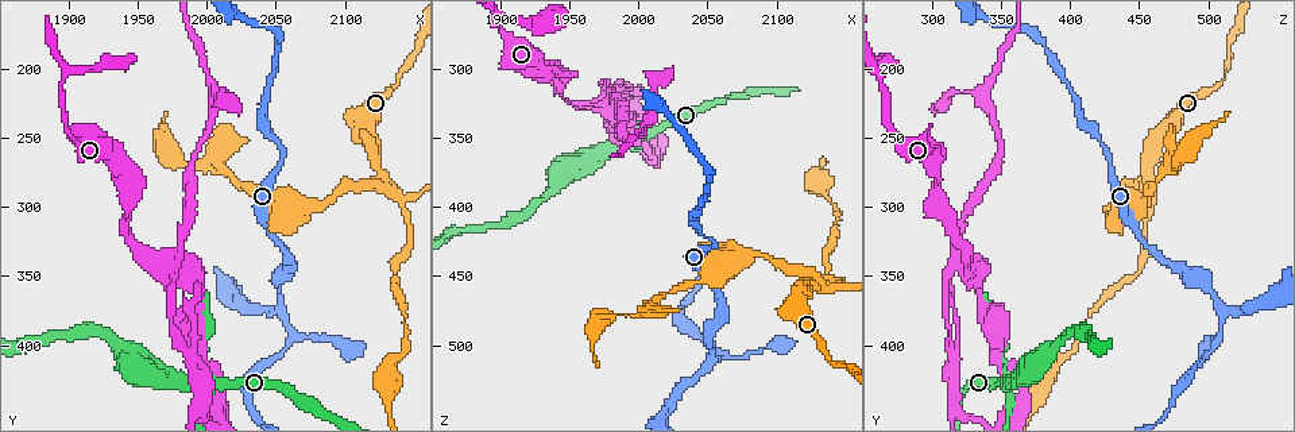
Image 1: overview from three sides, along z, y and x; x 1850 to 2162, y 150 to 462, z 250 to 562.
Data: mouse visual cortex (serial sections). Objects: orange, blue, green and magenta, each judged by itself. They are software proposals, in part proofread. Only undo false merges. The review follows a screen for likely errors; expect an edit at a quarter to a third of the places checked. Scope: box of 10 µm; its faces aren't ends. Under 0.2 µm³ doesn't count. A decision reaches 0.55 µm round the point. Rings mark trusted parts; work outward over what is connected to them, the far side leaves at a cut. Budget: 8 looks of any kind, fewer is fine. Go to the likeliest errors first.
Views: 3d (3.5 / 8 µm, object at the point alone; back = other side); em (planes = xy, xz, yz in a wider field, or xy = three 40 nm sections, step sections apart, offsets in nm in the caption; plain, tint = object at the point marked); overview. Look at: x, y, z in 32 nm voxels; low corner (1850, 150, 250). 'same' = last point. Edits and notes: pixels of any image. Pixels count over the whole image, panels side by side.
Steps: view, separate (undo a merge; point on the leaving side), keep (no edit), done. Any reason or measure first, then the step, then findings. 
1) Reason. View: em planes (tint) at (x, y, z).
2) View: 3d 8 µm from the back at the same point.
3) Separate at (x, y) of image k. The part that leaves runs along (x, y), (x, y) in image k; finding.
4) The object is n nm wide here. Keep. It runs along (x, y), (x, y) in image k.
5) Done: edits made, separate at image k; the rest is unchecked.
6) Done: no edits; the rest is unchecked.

A fork. View: 3d 3.5 µm at (2126, 278, 456).

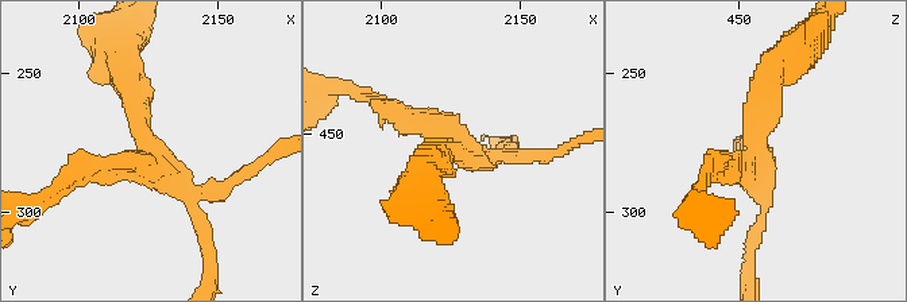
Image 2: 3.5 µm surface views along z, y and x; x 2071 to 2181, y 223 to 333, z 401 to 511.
3 arms meet here; the arms are 200, 250, 350 nm wide. View: em xy step 5 (tint) at (2127, 278, 455).

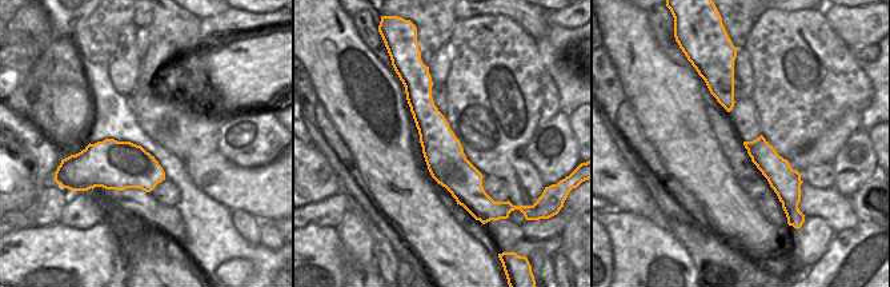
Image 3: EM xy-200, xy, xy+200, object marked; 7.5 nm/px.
Separate at (110, 171) of image 2. Two cells meet here.

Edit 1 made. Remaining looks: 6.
Redraw. View: overview.

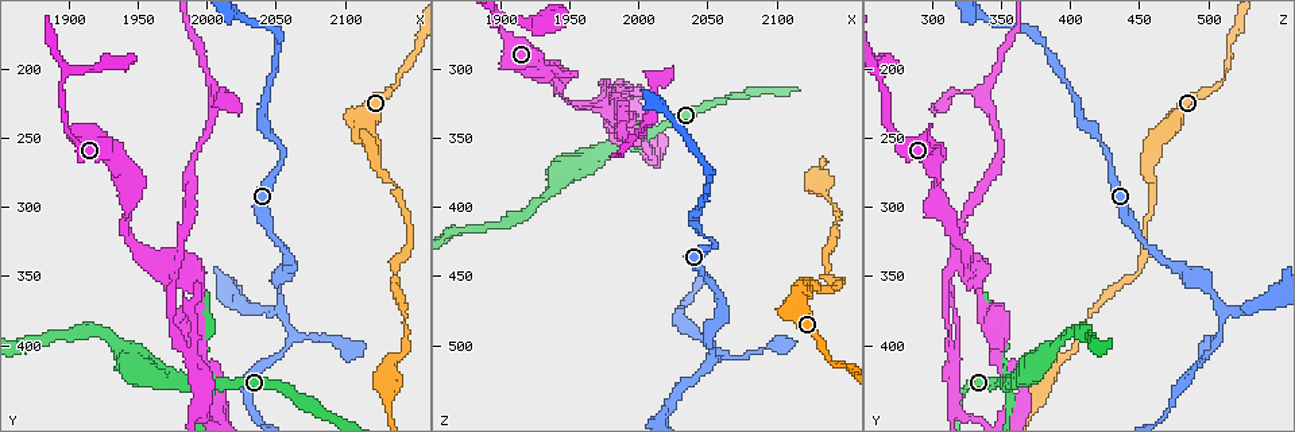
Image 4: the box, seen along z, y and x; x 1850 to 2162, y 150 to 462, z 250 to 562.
View: 3d 3.5 µm at (1972, 344, 328).

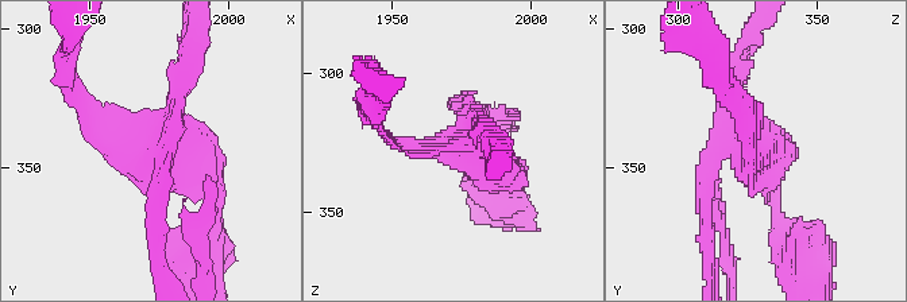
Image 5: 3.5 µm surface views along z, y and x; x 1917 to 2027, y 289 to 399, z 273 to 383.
4 arms meet here; the arms are 150, 200, 200, 300 nm wide. View: em xy step 2 (tint) at (1973, 345, 326).

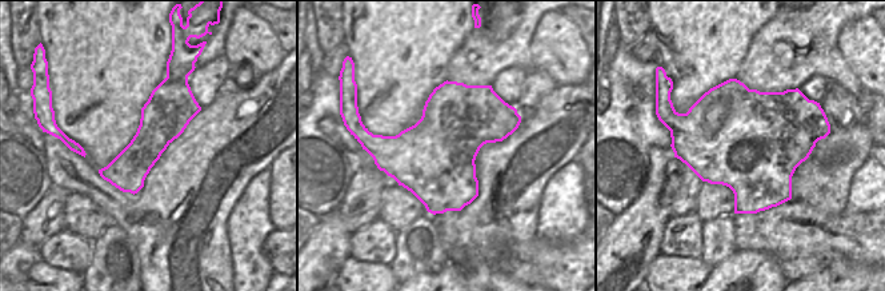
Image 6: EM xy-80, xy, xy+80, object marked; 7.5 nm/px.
Separate at (516, 115) of image 5. A second cell is stuck on.

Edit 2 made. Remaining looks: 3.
A narrow waist. View: 3d 3.5 µm from the back at (2052, 374, 512).

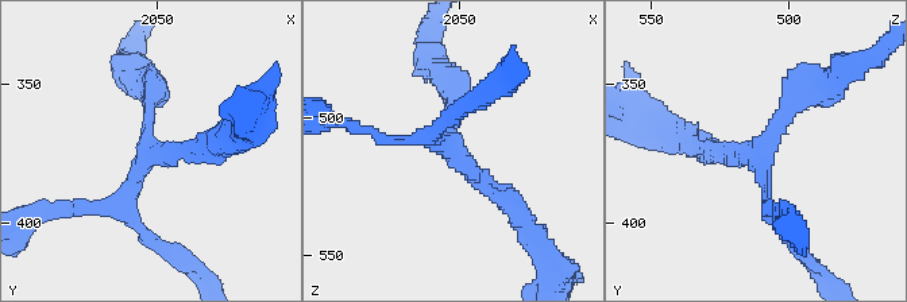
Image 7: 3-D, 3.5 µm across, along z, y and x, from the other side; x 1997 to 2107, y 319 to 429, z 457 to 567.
3 arms meet here; the arms are 200, 200, 300 nm wide; shape alone is not enough. View: em xy step 5 (tint) at (2053, 373, 509).

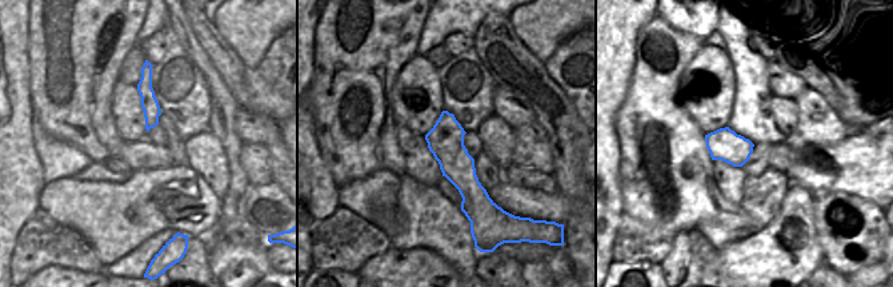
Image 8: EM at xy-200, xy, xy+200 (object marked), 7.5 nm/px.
Keep. It runs along (450, 81), (454, 154), (512, 205) in image 7; one cell here.

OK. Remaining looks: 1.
Done: edits made, separate at image 2, separate at image 5; the rest is unchecked.

